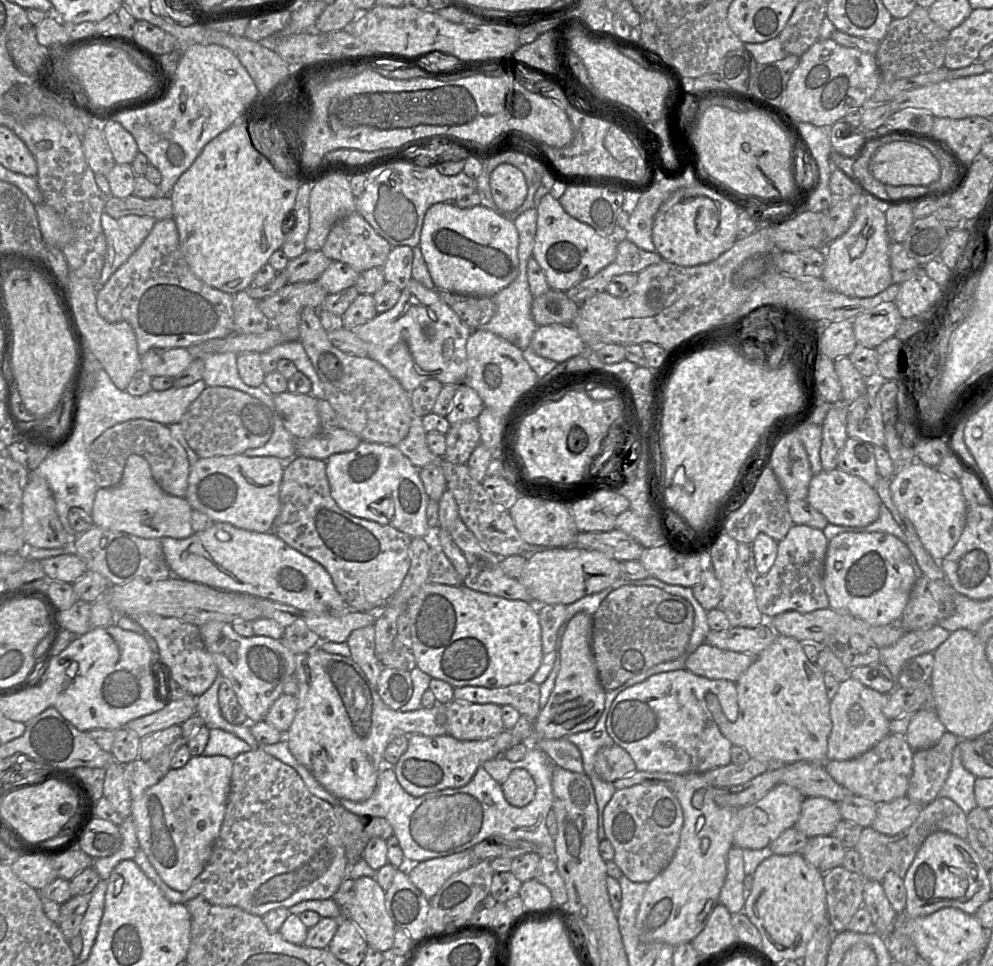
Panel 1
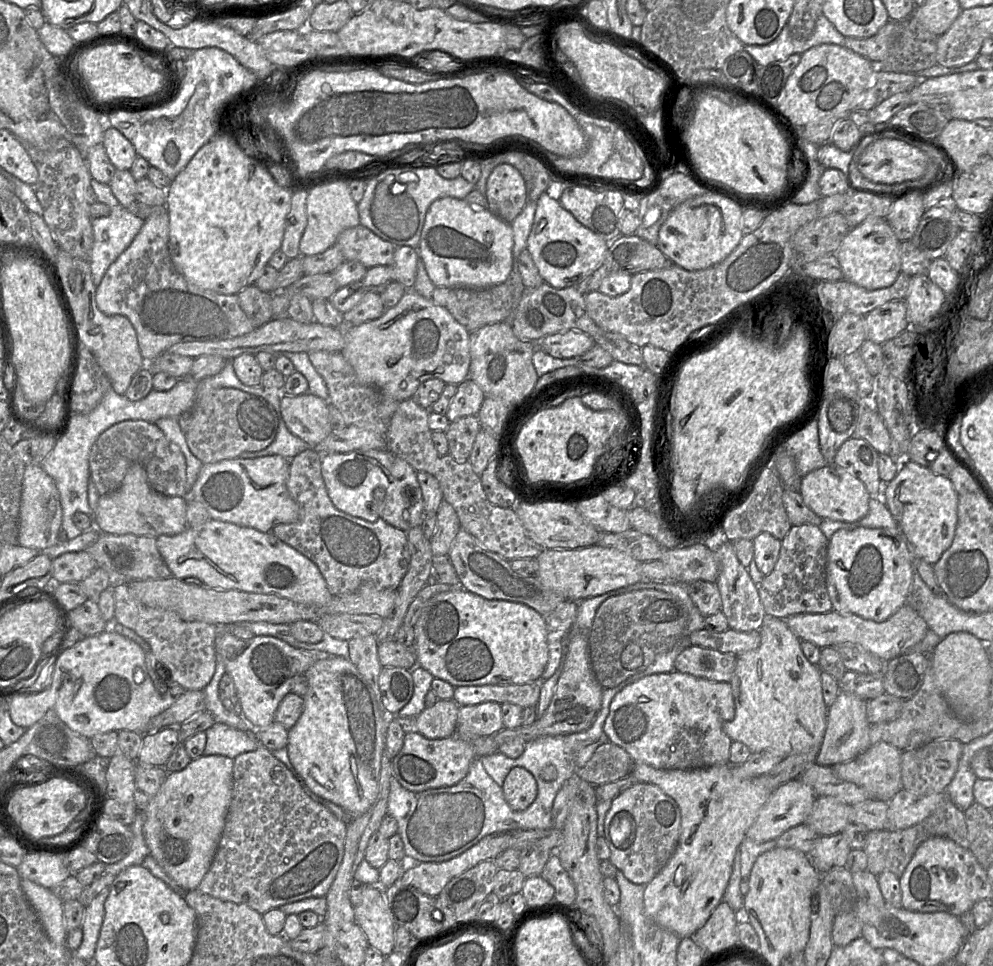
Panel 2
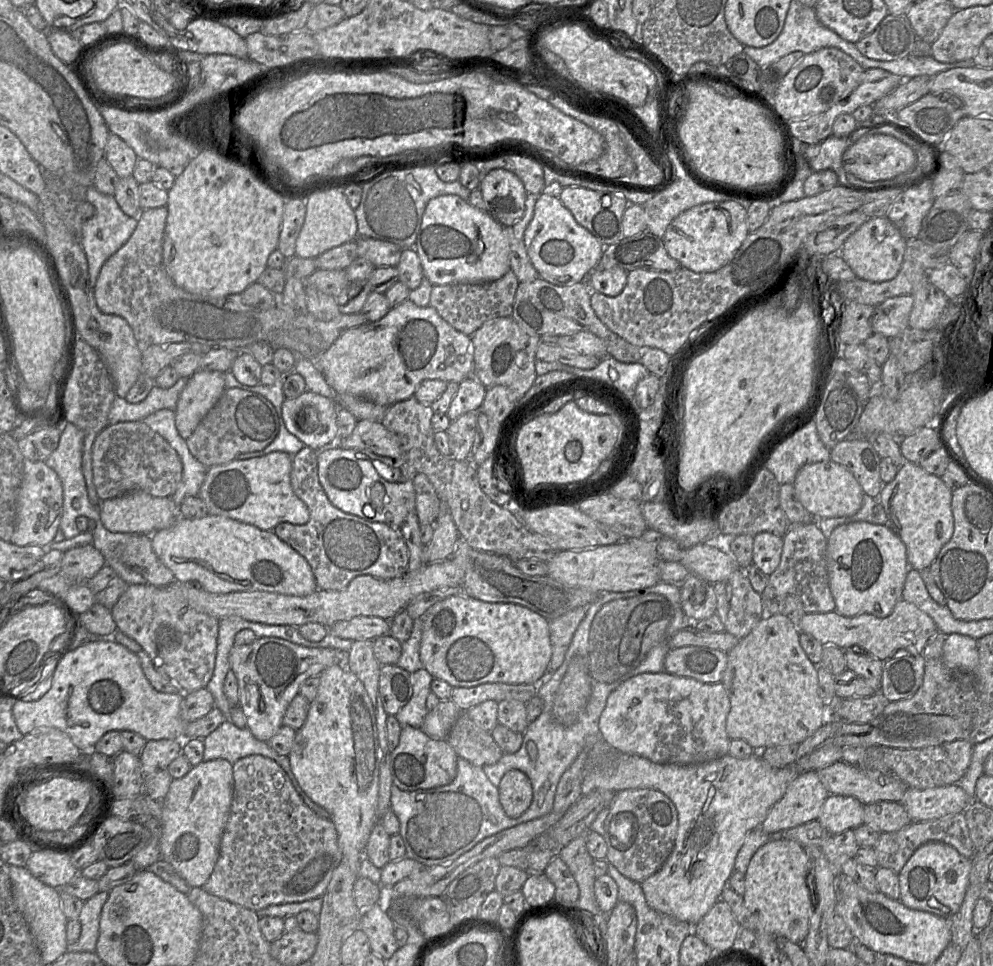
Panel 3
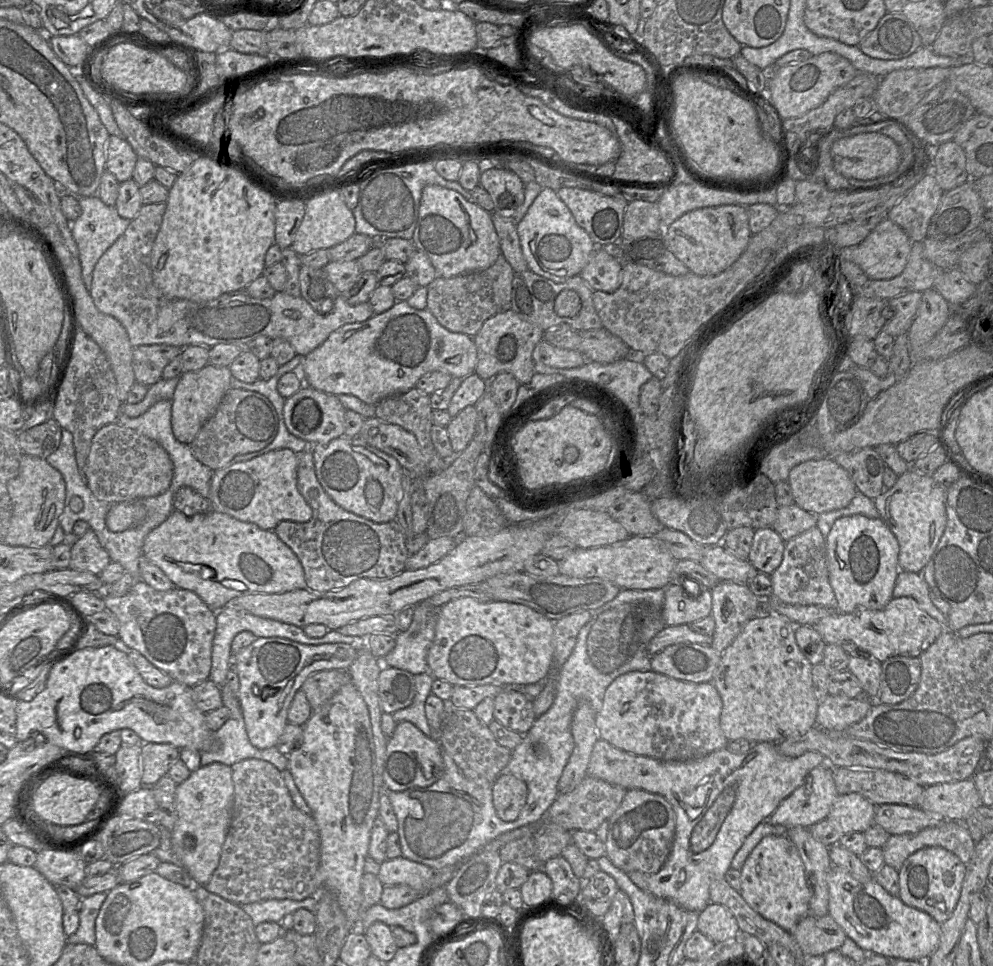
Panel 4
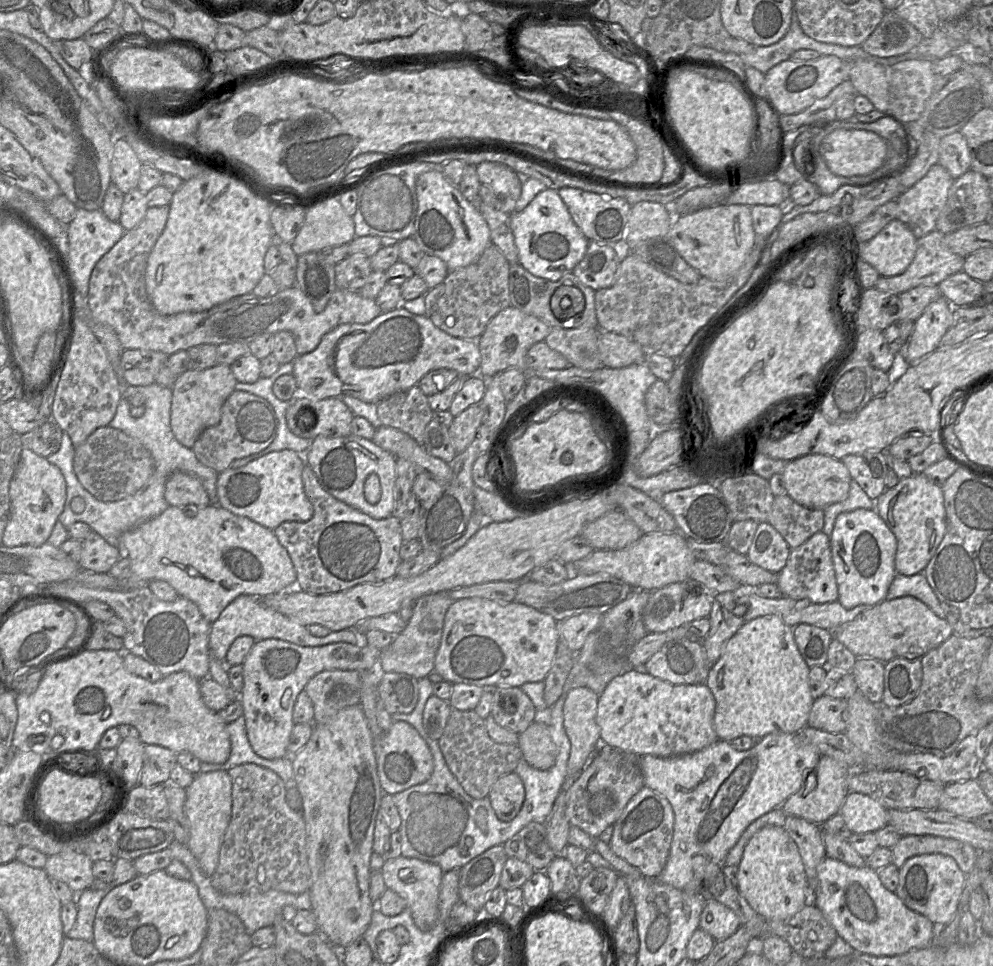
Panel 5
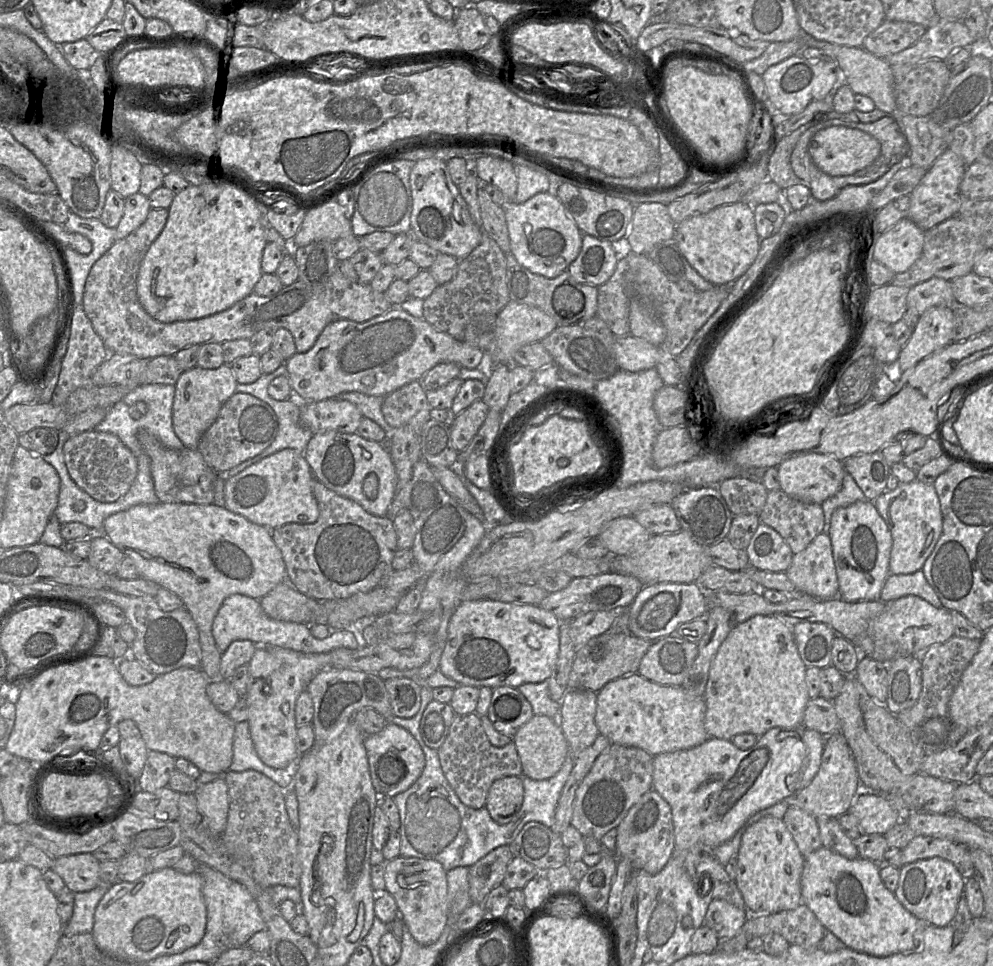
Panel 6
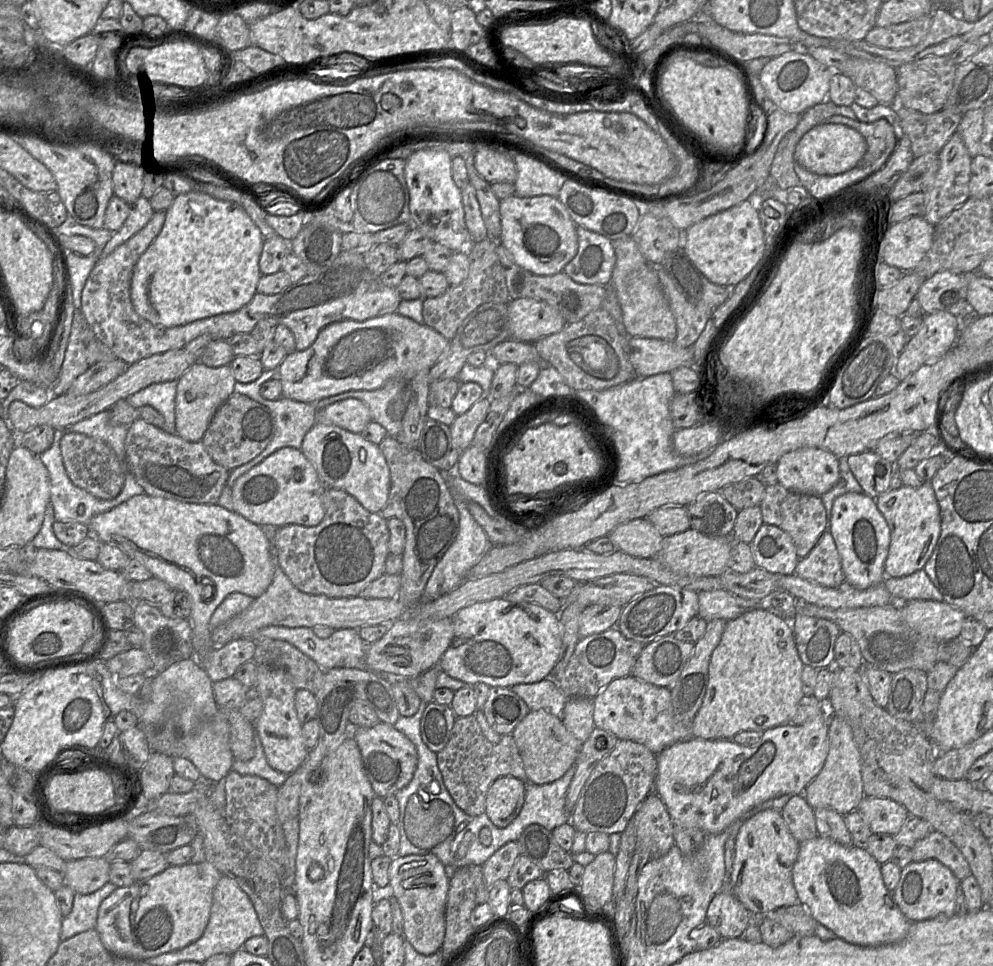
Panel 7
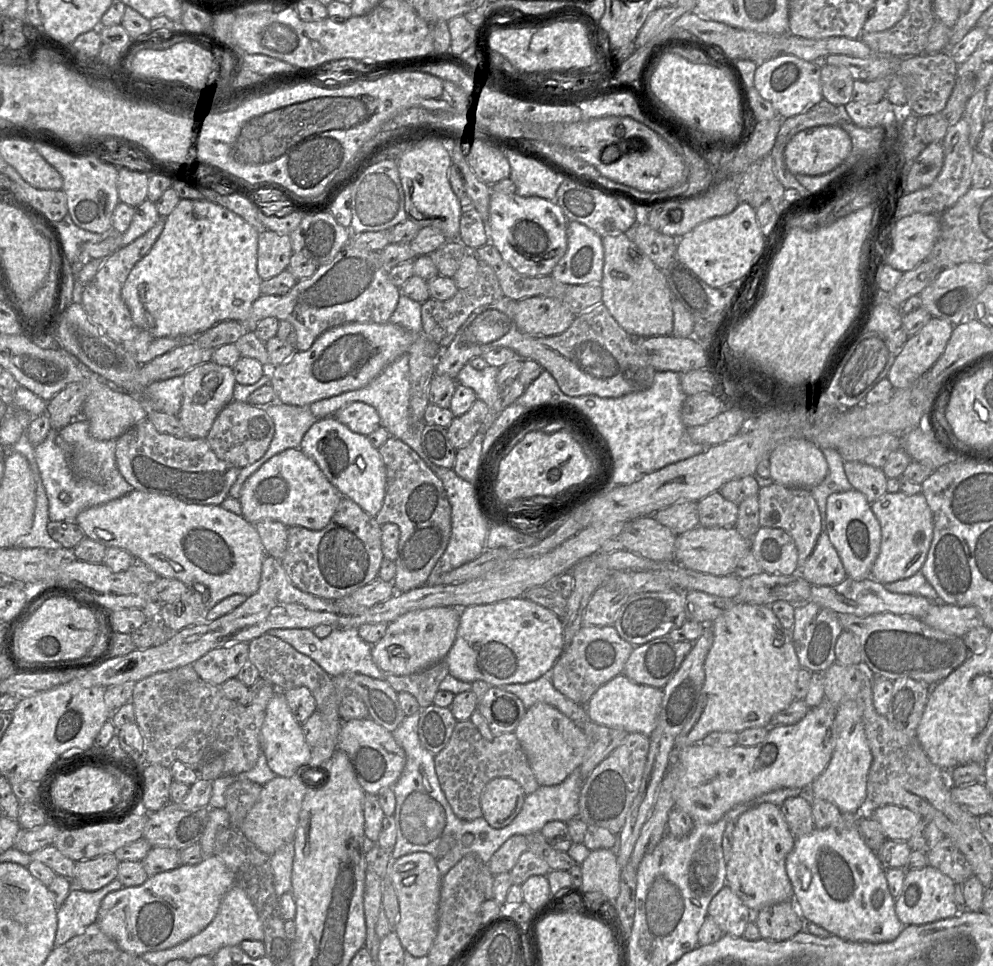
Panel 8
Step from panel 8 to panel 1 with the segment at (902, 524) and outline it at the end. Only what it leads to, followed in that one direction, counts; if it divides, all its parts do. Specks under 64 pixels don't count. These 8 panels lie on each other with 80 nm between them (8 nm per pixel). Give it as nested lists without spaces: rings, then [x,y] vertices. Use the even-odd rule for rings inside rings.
[[[913,463],[897,470],[890,480],[893,502],[914,525],[926,551],[942,560],[958,542],[966,523],[967,501],[959,480],[945,478],[935,467]]]

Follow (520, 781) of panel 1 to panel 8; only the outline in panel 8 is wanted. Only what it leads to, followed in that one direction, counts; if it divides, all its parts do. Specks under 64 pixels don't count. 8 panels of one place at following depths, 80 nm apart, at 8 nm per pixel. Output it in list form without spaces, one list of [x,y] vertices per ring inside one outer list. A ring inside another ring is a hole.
[[[496,777],[484,787],[480,804],[482,817],[495,829],[509,825],[520,813],[525,800],[522,787],[509,777]]]

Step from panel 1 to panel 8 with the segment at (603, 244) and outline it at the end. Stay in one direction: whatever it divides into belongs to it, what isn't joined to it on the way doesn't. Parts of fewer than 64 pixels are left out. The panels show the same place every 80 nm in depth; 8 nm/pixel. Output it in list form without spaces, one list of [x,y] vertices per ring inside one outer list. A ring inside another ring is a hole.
[[[491,189],[486,232],[502,258],[518,273],[530,277],[552,273],[567,250],[568,220],[556,202],[541,197],[523,197]]]

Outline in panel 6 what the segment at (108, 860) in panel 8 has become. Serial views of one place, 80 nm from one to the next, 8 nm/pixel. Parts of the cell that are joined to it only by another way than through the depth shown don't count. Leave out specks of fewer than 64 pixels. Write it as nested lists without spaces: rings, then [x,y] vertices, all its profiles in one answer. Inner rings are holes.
[[[78,853],[58,857],[51,868],[74,892],[86,892],[97,887],[101,880],[100,861],[92,853]]]

